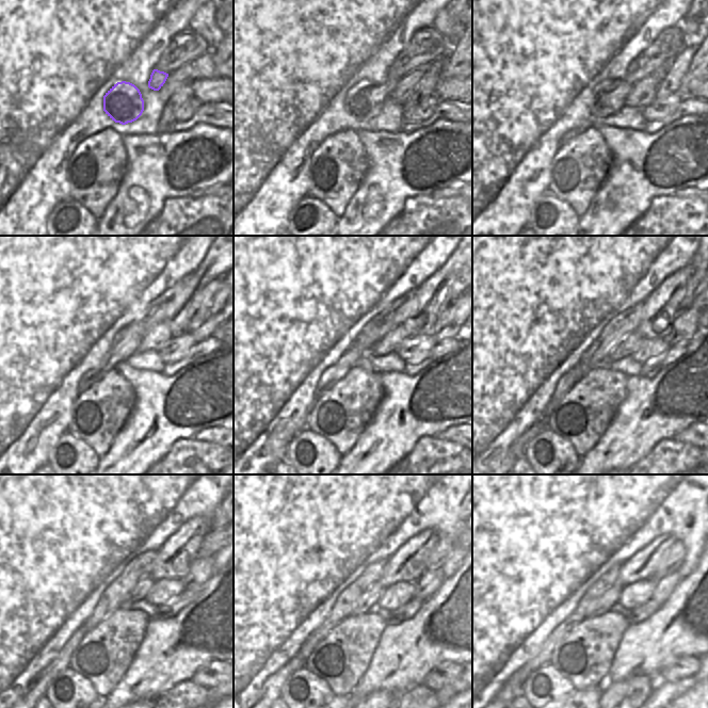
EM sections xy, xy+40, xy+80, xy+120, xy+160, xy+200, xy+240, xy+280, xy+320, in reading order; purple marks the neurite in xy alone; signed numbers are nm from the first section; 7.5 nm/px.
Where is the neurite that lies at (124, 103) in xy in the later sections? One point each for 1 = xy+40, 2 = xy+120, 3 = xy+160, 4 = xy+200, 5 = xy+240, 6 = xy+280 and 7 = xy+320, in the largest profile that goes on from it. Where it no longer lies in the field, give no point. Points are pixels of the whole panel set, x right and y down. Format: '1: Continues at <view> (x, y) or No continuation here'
1: Continues at xy+40 (364, 101)
2: Continues at xy+120 (126, 342)
3: Continues at xy+160 (354, 353)
4: Continues at xy+200 (516, 450)
5: Continues at xy+240 (36, 689)
6: Continues at xy+280 (271, 691)
7: Continues at xy+320 (504, 691)

